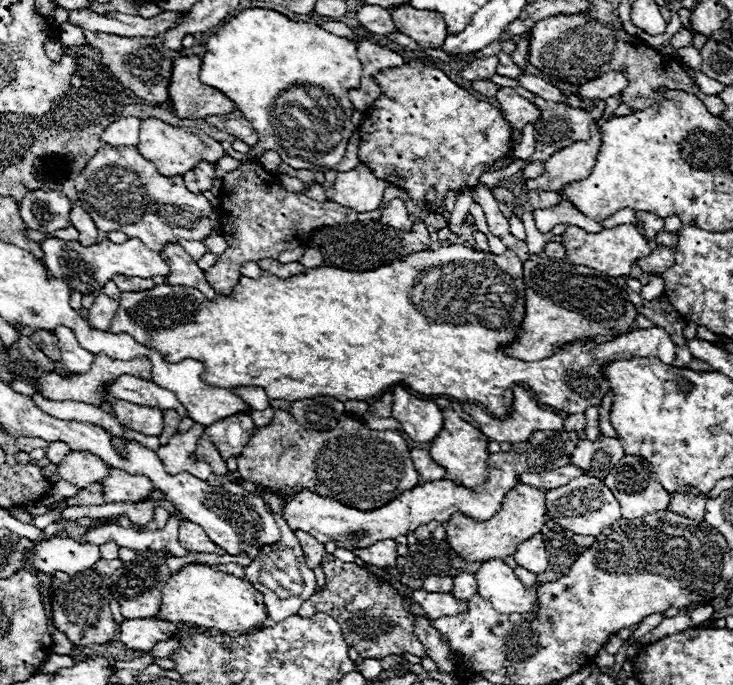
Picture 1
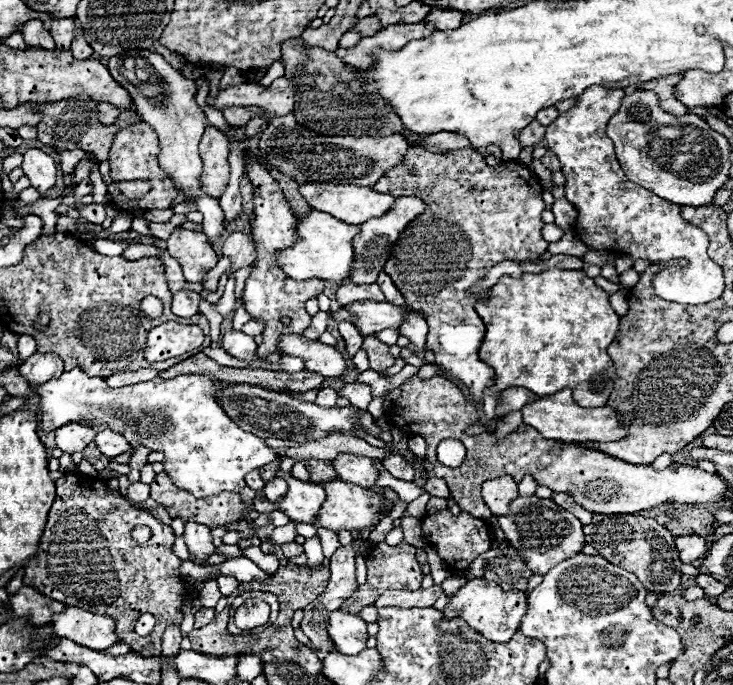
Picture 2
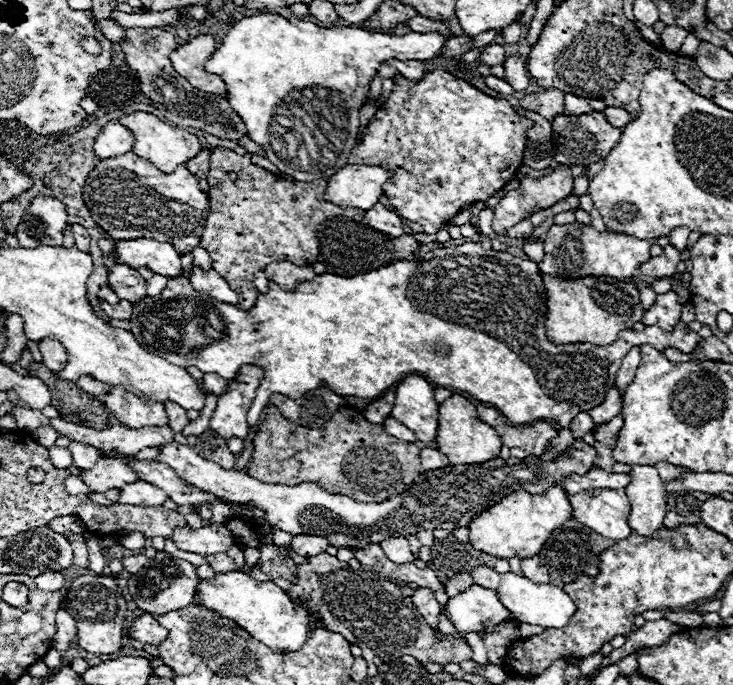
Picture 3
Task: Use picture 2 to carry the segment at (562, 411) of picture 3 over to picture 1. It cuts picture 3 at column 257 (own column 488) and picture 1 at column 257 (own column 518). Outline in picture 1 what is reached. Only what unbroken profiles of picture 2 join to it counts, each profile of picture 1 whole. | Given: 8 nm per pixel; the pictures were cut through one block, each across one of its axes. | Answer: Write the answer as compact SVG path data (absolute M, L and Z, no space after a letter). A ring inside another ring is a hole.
M454 244L440 246L438 250L422 250L370 272L320 266L290 278L278 278L270 272L262 272L256 280L242 276L230 296L216 292L214 300L208 300L194 288L168 284L156 284L152 290L142 292L122 292L108 332L130 334L138 344L160 352L168 362L186 358L200 360L204 364L202 380L220 388L260 386L268 398L282 400L316 398L320 394L340 400L368 400L380 396L382 390L392 384L404 384L424 396L452 396L460 402L470 400L496 418L504 418L510 412L502 396L510 386L528 384L540 404L566 414L580 414L590 406L598 406L610 390L600 372L600 366L606 362L632 356L658 356L660 362L668 364L676 360L676 344L662 328L632 330L618 336L624 354L612 352L614 346L608 346L608 342L586 344L576 340L560 346L540 362L522 362L504 356L498 346L514 340L524 316L524 304L522 262L510 248L502 256L492 254L492 272L478 272L478 252ZM464 276L470 276L470 284L474 292L478 292L474 296L480 298L462 298Z

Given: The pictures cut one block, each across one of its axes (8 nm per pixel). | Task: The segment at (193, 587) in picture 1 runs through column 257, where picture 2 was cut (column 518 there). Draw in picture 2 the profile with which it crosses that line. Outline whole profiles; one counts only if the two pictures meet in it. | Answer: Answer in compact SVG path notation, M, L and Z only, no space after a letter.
M476 578L470 580L466 586L462 586L448 602L448 606L444 608L444 616L454 618L460 616L464 618L474 630L478 630L482 636L486 636L492 642L508 642L512 638L512 634L518 632L518 626L526 614L526 592L520 590L502 590L496 582L492 580L484 580L484 578Z

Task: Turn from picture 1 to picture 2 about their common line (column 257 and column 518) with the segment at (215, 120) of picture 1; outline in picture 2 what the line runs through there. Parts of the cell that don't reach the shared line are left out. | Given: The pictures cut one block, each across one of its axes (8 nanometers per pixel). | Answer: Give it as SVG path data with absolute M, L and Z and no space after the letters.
M534 120L534 122L528 124L526 130L522 130L522 132L516 136L516 140L520 142L522 148L526 148L526 146L536 146L536 144L544 138L544 132L546 132L546 128L540 126L540 122Z

